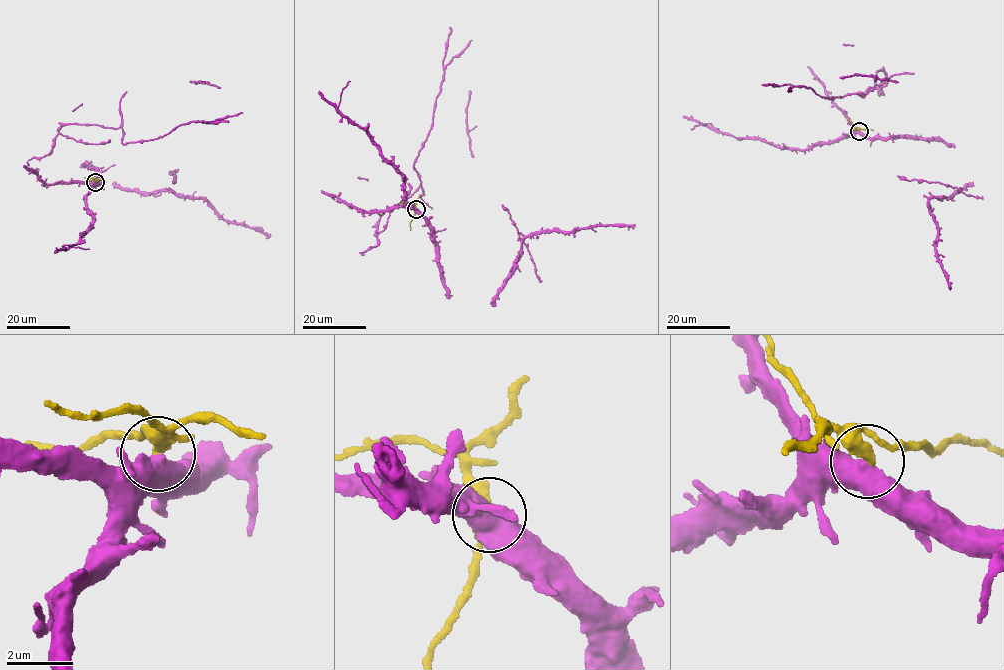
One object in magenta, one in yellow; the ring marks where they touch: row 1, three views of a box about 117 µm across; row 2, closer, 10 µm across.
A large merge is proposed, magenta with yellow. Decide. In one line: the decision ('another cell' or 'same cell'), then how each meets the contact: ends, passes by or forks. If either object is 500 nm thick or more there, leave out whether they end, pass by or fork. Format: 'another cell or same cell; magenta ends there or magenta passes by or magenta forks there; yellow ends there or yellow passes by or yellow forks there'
another cell; magenta passes by; yellow passes by

